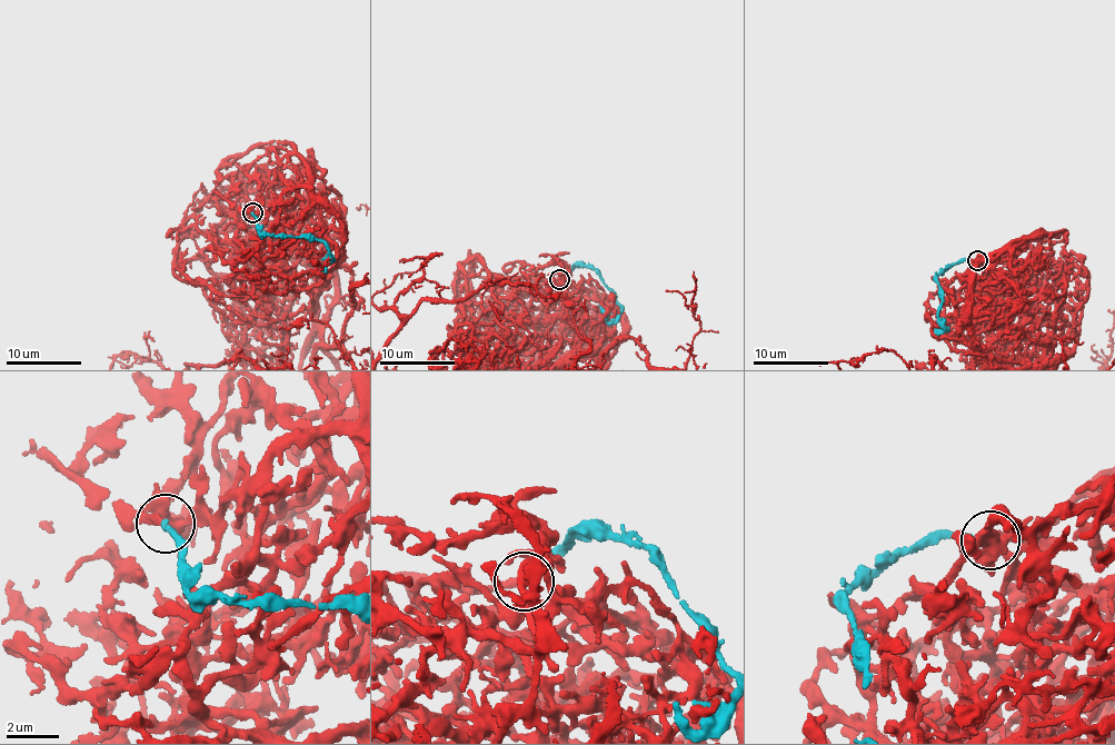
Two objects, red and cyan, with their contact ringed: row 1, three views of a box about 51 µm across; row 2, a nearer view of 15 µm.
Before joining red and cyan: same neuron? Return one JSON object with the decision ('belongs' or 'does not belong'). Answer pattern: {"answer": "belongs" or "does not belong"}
{"answer": "does not belong"}

